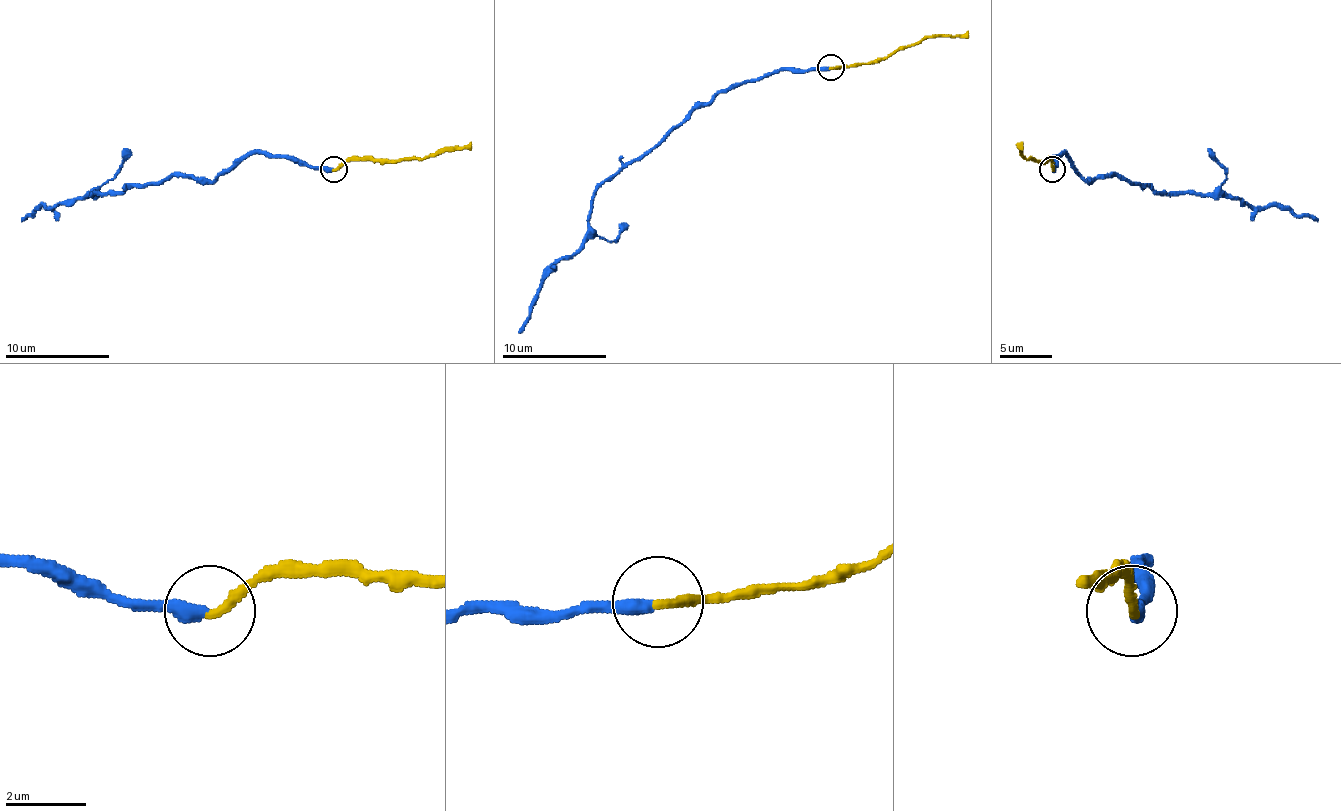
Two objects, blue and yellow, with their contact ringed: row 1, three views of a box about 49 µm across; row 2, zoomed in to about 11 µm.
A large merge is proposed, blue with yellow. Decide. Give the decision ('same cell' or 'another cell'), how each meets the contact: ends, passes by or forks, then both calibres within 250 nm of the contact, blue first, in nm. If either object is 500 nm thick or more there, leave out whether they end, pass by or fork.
same cell; blue ends; yellow ends; calibres 360 and 240 nm

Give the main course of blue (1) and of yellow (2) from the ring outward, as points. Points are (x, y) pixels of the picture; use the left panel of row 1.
1: (334, 170), (248, 154), (211, 180), (170, 175), (159, 183), (42, 206), (21, 222)
2: (334, 170), (352, 159), (423, 159), (428, 154), (454, 151), (470, 141)

